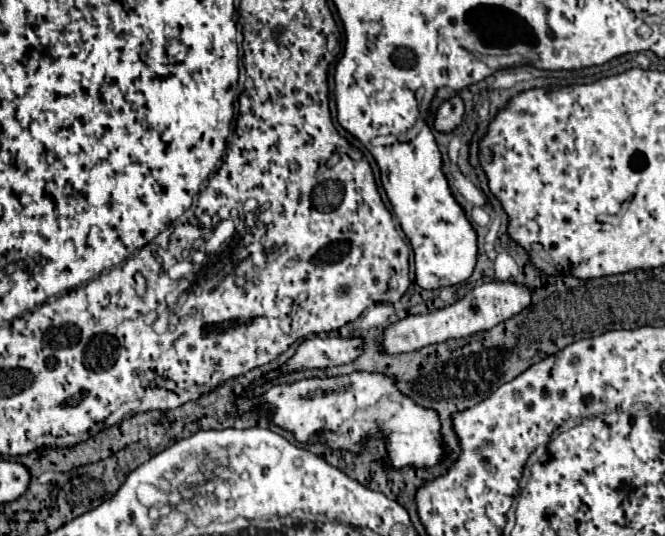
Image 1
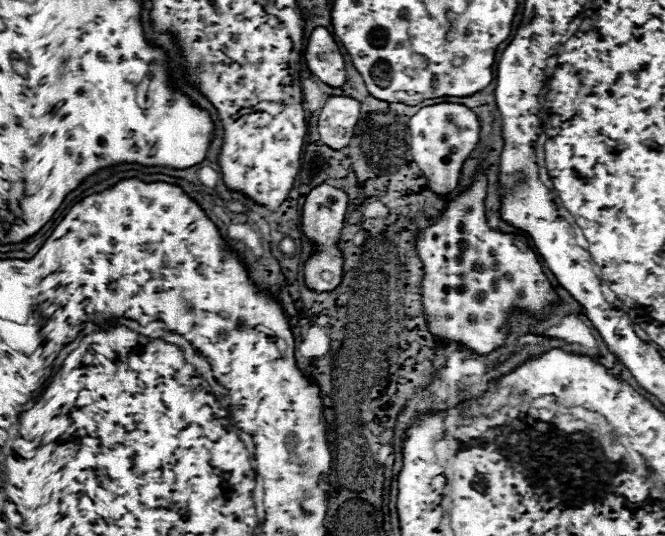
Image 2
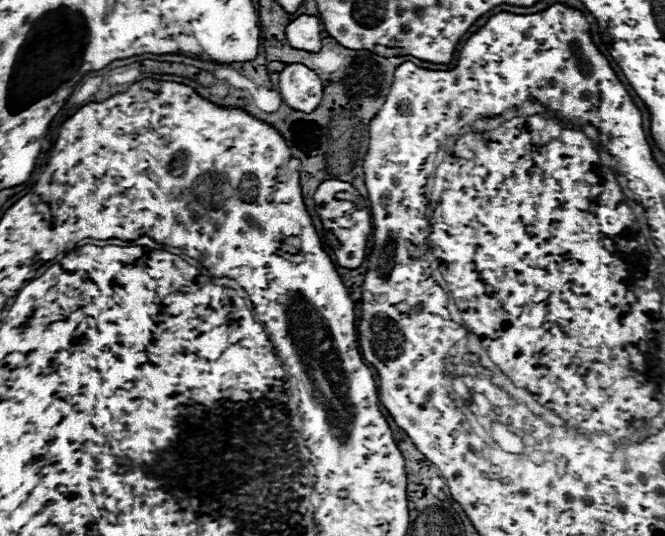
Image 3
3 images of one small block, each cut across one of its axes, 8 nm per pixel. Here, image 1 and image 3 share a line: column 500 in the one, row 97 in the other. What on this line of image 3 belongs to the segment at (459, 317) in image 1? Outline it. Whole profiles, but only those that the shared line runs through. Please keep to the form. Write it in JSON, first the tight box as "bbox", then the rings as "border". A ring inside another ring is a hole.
{"bbox":[280,64,324,112],"border":[[[288,64],[280,72],[280,96],[282,100],[300,112],[312,112],[320,104],[324,94],[318,74],[304,64]]]}

